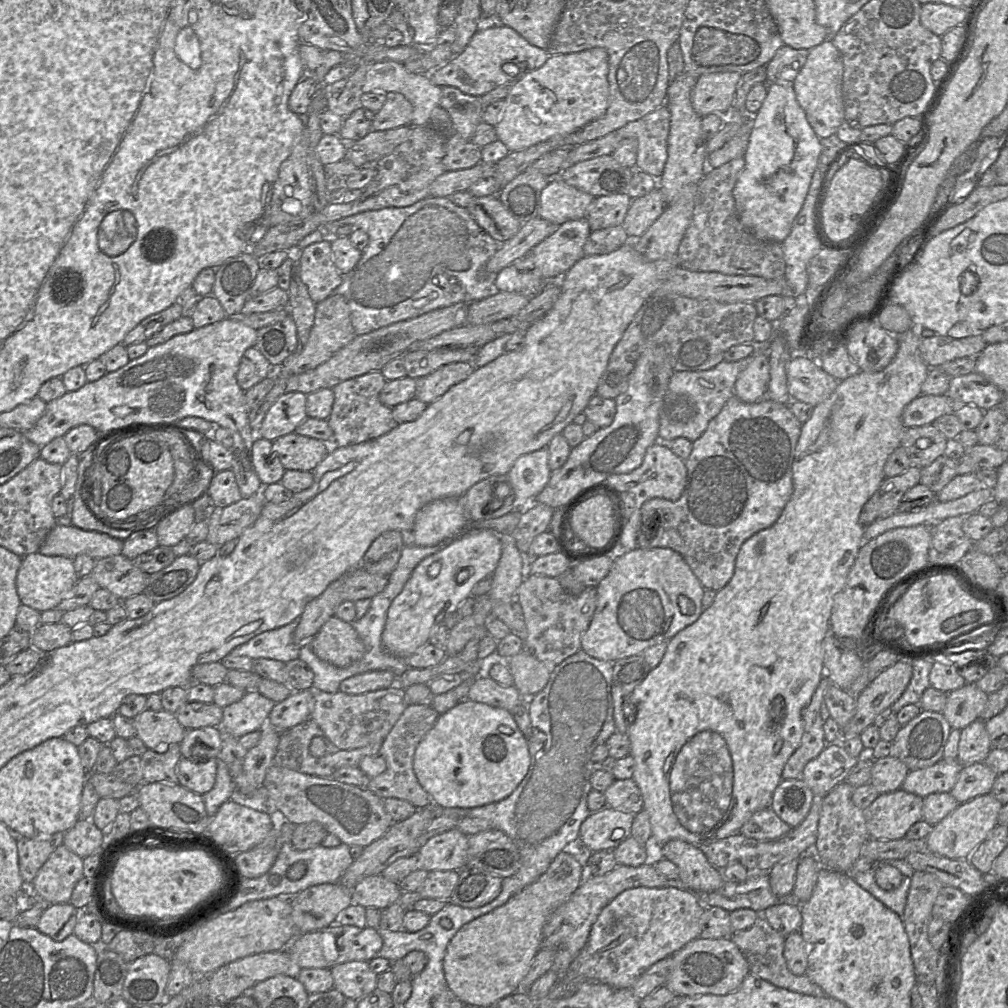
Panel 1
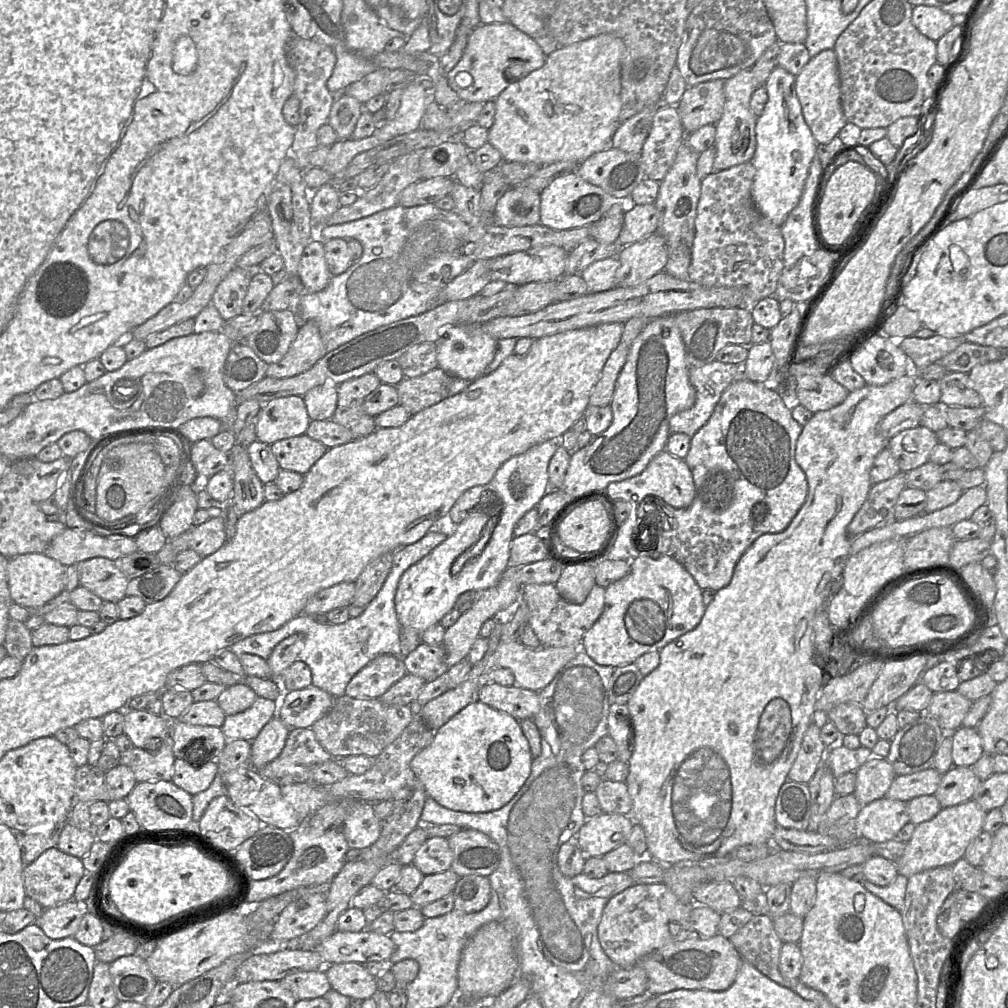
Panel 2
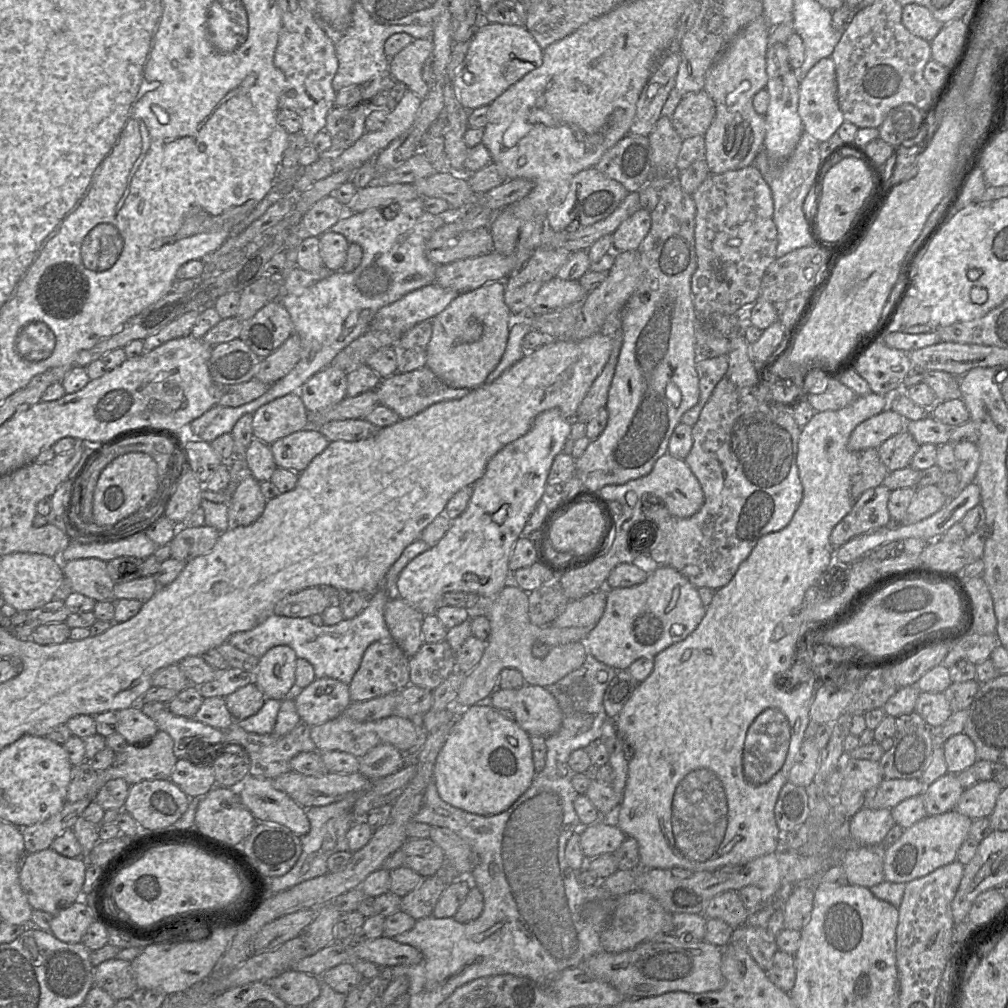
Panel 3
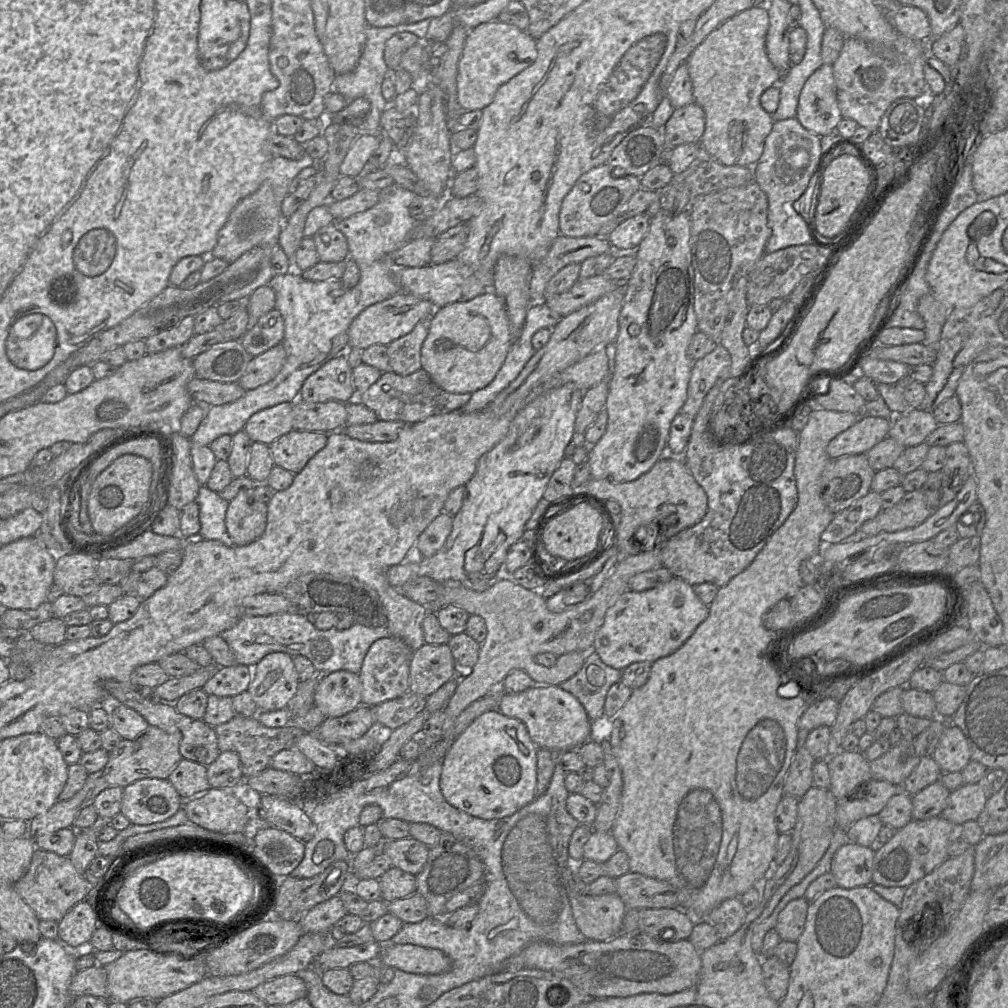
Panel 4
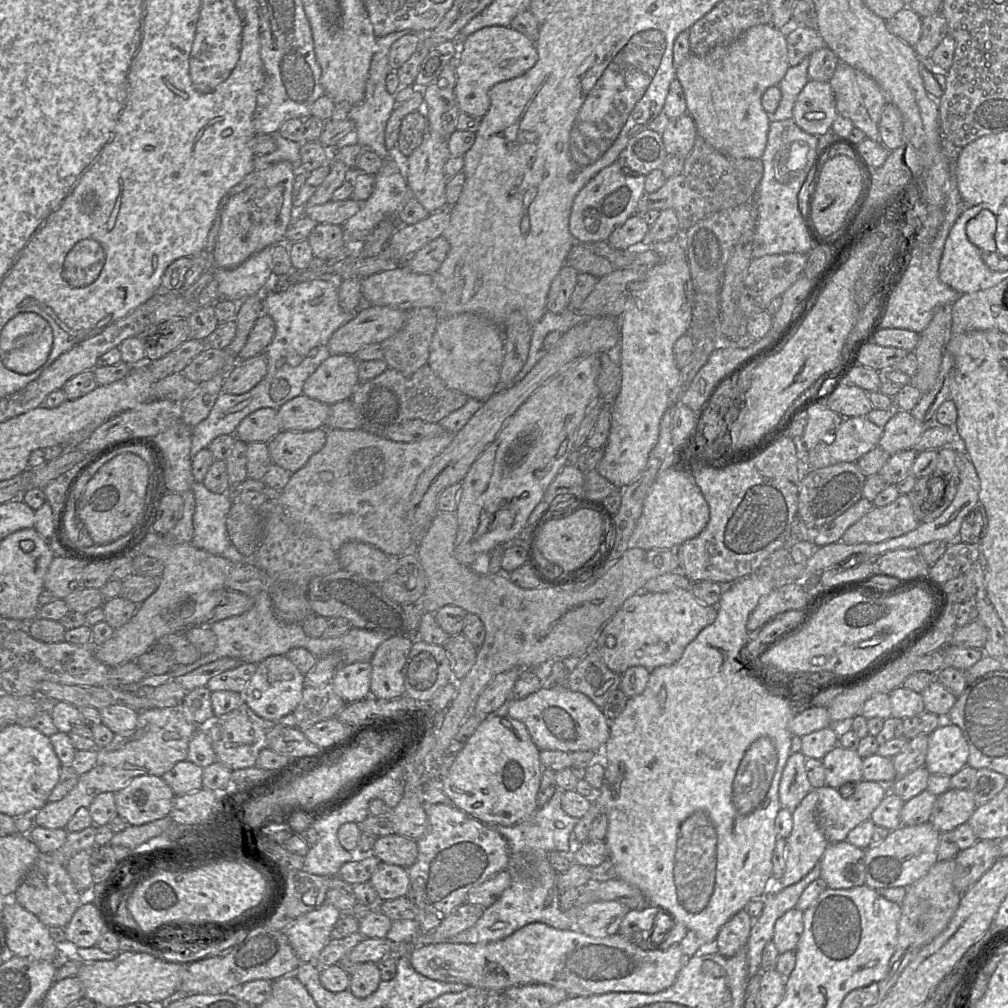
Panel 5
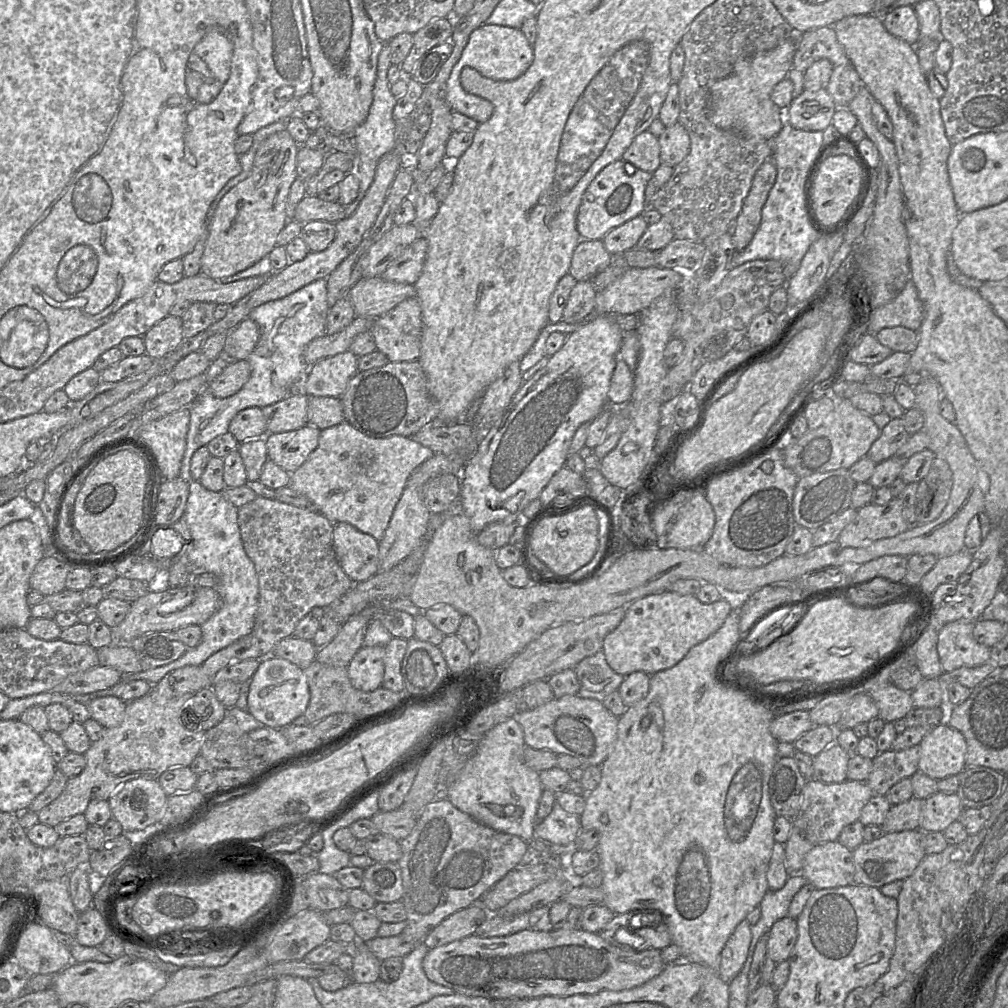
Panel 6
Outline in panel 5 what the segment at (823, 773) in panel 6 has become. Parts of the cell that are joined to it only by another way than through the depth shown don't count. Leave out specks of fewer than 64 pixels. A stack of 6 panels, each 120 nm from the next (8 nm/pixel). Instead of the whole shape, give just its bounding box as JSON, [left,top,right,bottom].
[822,745,865,789]

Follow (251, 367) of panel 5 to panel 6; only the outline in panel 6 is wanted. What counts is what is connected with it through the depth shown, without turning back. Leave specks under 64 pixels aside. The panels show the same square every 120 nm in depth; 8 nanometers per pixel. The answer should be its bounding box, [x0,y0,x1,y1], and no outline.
[208,360,251,399]

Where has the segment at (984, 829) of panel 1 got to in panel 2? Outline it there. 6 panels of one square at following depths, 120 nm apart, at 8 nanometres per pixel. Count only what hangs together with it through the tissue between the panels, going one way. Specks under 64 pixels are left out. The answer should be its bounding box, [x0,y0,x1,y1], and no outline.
[895,799,986,878]

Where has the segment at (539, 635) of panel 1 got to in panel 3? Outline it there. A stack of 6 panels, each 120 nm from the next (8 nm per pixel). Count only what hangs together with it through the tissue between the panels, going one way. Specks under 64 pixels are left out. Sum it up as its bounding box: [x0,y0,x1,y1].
[551,588,607,629]

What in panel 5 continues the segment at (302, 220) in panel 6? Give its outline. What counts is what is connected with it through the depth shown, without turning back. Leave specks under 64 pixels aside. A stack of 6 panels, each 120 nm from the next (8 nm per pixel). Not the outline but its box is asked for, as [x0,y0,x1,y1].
[303,197,364,225]

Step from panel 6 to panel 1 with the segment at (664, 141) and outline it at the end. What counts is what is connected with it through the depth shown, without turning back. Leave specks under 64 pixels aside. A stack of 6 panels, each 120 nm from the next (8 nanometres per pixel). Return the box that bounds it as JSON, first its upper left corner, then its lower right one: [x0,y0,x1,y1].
[691,72,742,118]

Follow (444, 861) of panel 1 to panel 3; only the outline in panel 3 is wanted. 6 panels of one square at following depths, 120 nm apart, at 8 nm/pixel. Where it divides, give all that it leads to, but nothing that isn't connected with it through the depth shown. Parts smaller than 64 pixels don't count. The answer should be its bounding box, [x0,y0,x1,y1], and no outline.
[401,839,445,878]

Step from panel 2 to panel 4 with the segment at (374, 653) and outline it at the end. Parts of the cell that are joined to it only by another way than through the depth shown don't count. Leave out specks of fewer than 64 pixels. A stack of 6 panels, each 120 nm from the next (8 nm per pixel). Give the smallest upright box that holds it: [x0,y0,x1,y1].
[220,613,391,674]

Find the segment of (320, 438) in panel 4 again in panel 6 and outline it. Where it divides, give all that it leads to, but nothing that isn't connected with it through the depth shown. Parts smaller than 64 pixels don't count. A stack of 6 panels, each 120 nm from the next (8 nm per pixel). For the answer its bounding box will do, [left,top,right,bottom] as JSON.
[267,425,320,473]

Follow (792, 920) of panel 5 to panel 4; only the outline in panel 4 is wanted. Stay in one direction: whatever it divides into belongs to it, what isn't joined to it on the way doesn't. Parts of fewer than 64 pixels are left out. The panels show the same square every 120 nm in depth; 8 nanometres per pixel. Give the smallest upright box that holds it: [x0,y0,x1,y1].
[775,897,810,942]

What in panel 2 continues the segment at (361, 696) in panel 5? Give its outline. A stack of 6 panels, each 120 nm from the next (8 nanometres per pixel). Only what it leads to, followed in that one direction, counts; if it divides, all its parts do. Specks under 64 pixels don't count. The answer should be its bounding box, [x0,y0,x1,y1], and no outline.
[274,684,334,728]

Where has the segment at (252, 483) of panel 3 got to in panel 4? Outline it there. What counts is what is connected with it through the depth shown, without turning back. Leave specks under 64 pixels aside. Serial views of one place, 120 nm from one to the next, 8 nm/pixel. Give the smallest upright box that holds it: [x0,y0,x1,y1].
[225,490,267,546]

